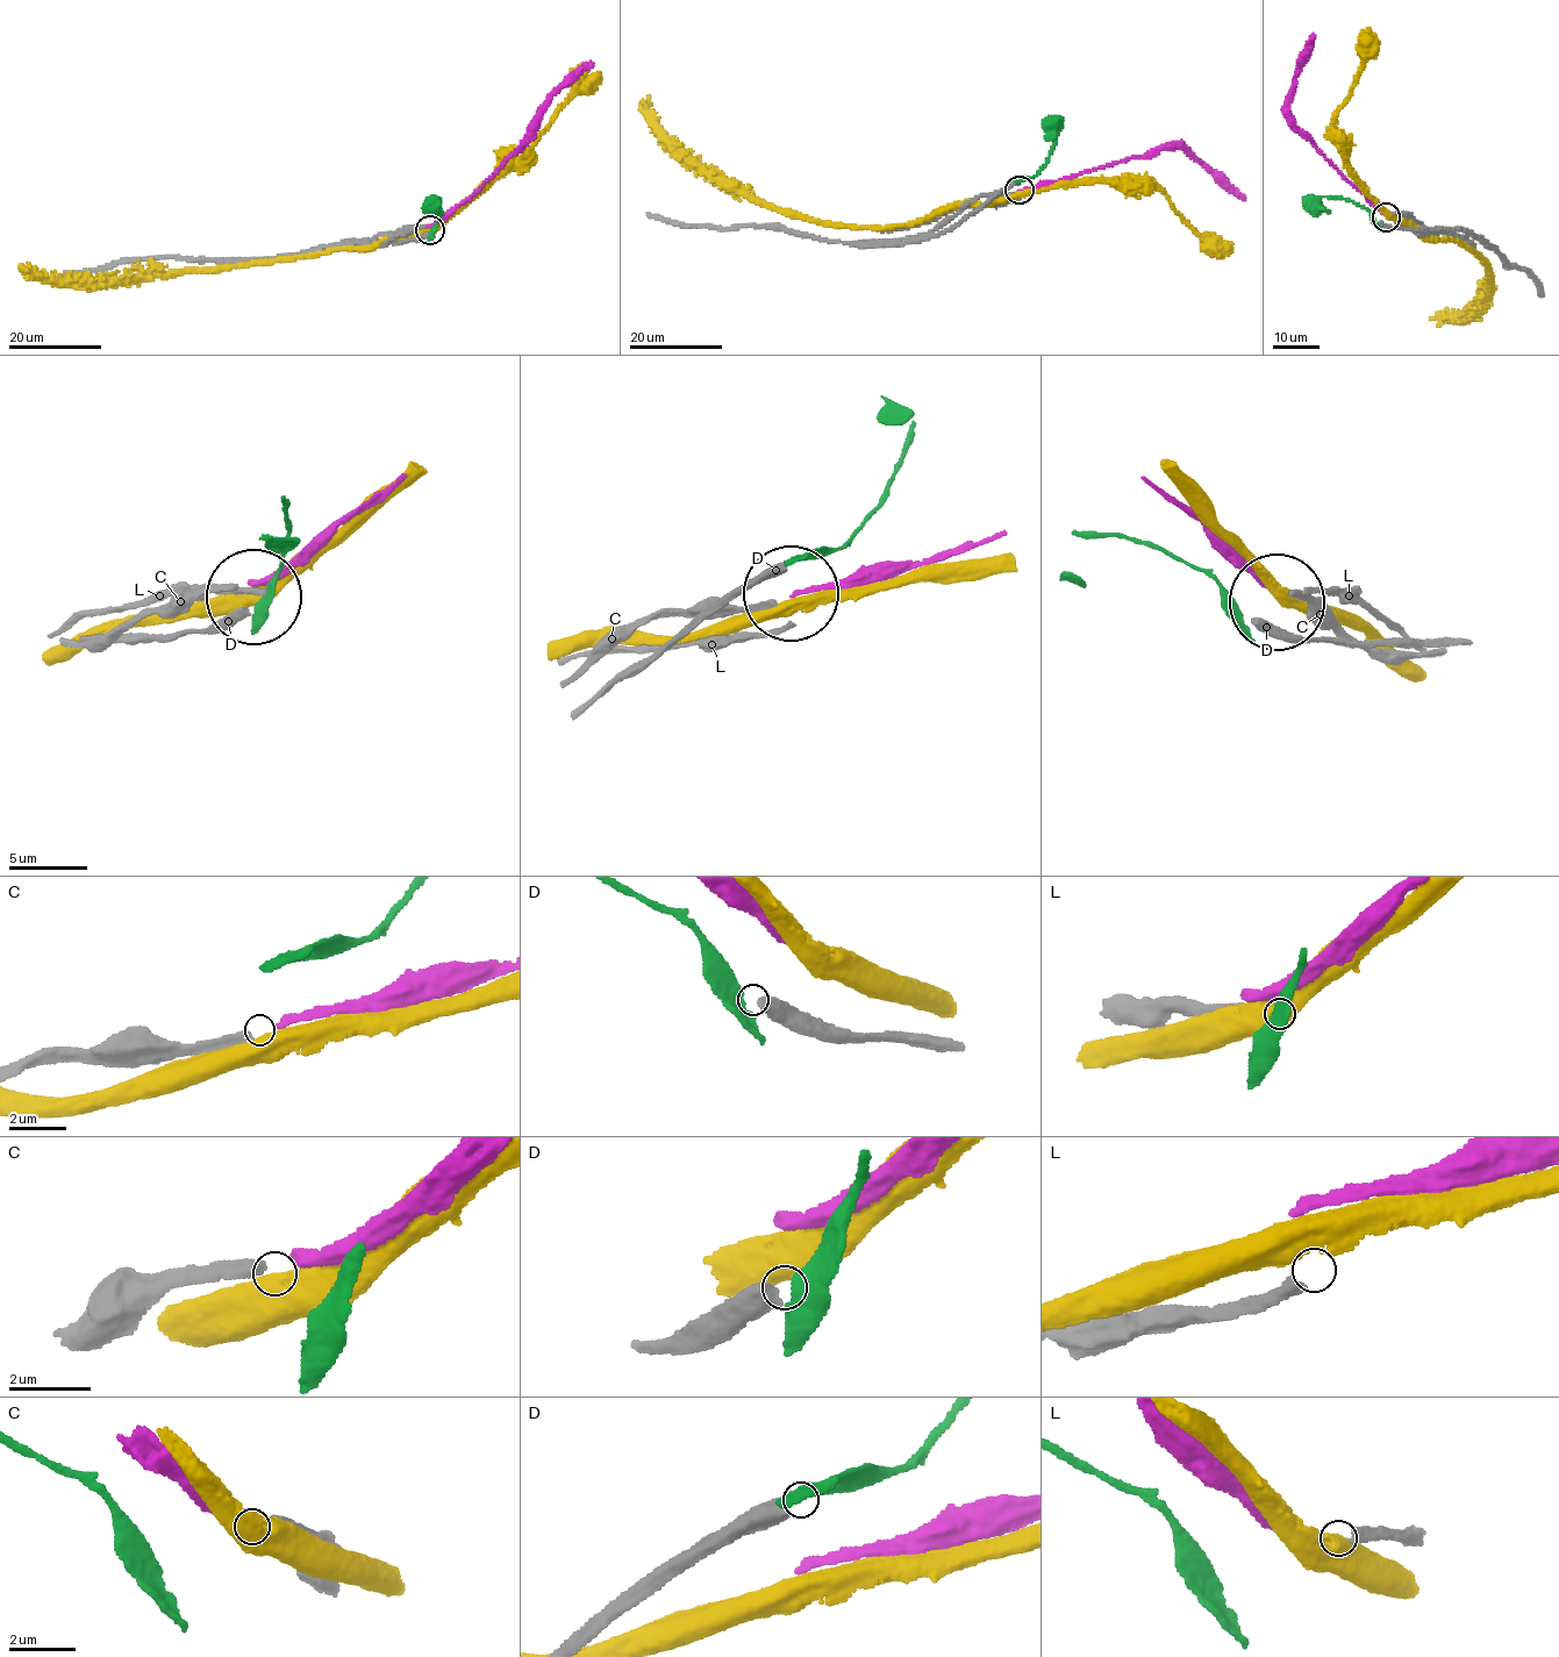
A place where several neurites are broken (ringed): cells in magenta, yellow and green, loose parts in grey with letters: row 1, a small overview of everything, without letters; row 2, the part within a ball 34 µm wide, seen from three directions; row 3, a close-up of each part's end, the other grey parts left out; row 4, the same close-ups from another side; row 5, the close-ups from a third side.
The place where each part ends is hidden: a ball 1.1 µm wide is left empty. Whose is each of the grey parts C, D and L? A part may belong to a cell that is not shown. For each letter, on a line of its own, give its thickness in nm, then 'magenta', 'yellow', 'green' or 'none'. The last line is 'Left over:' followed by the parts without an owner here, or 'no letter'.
C: calibre 380 nm; none
D: calibre 550 nm; none
L: calibre 360 nm; none
Left over: C, D, L

